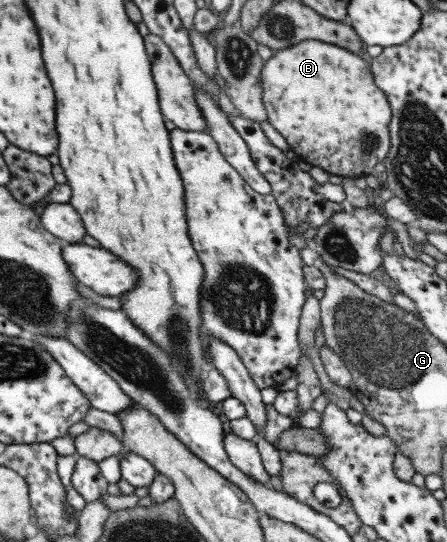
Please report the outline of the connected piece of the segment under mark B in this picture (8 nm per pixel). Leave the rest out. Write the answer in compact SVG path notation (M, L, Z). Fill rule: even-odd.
M303 40L275 52L262 68L260 80L266 121L283 136L298 159L321 172L349 178L369 175L373 166L382 162L389 150L391 112L387 98L375 88L365 60L333 44Z

